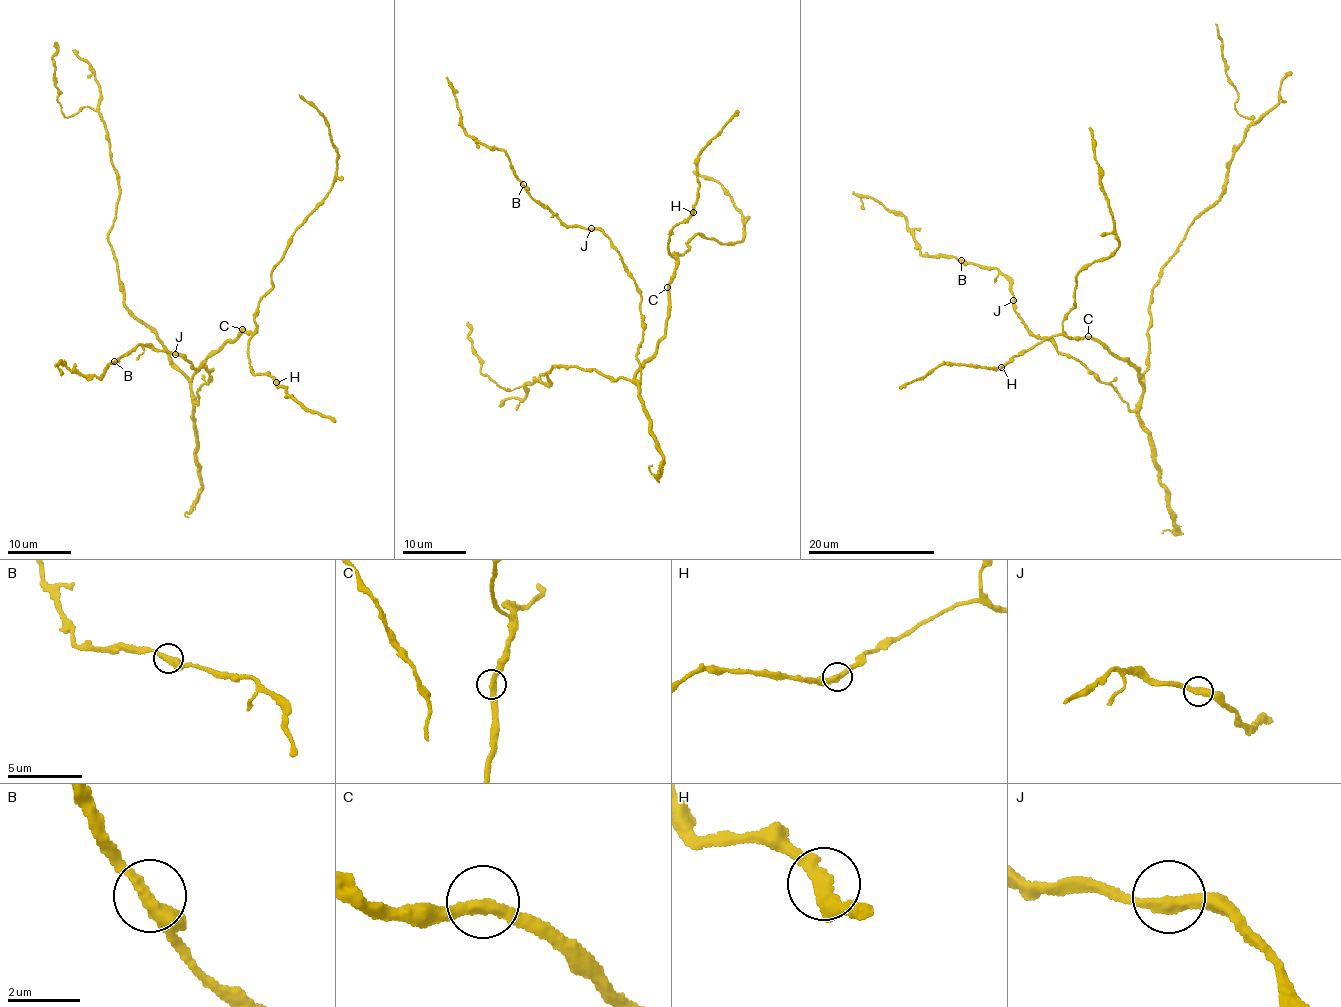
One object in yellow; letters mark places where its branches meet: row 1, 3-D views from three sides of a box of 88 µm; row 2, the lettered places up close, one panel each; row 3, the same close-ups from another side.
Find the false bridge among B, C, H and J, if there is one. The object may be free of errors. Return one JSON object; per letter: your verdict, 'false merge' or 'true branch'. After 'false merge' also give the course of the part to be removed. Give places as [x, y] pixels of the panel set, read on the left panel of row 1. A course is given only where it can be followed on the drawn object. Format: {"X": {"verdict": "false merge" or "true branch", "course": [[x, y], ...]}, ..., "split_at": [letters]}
{"B": {"verdict": "true branch"}, "C": {"verdict": "true branch"}, "H": {"verdict": "true branch"}, "J": {"verdict": "true branch"}, "split_at": []}

